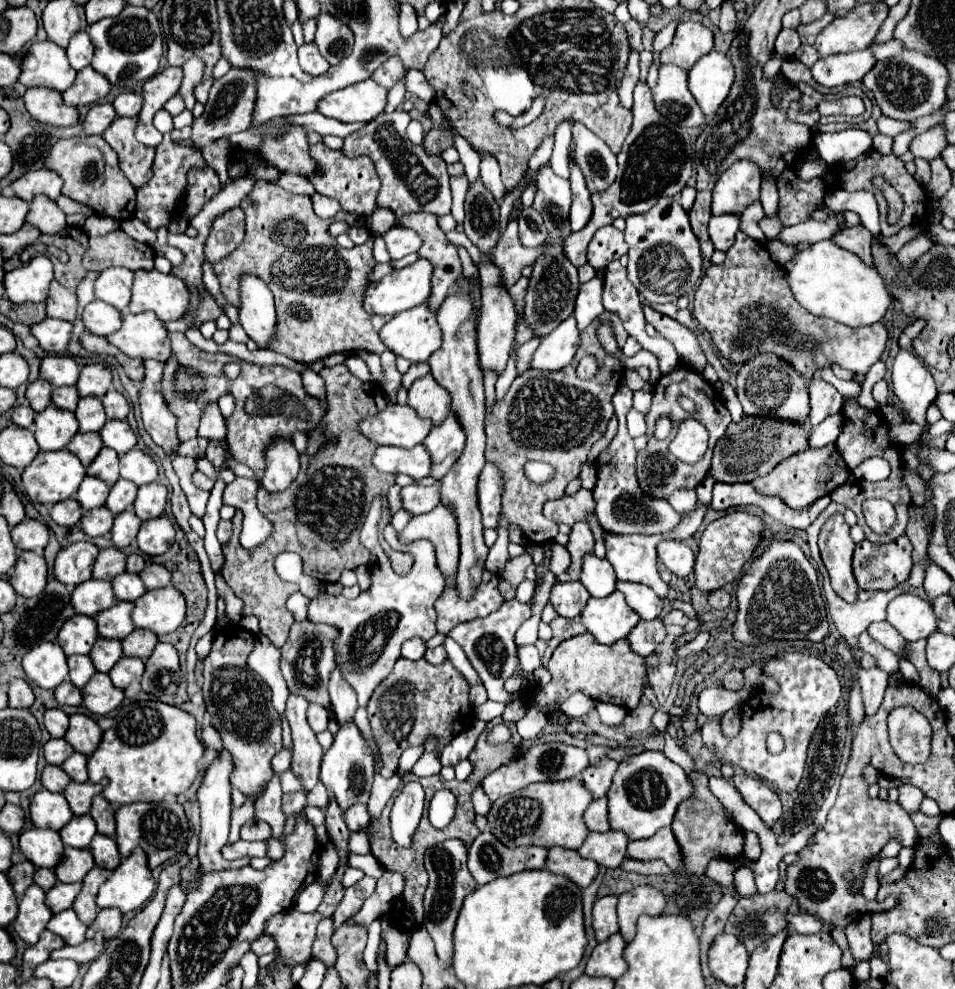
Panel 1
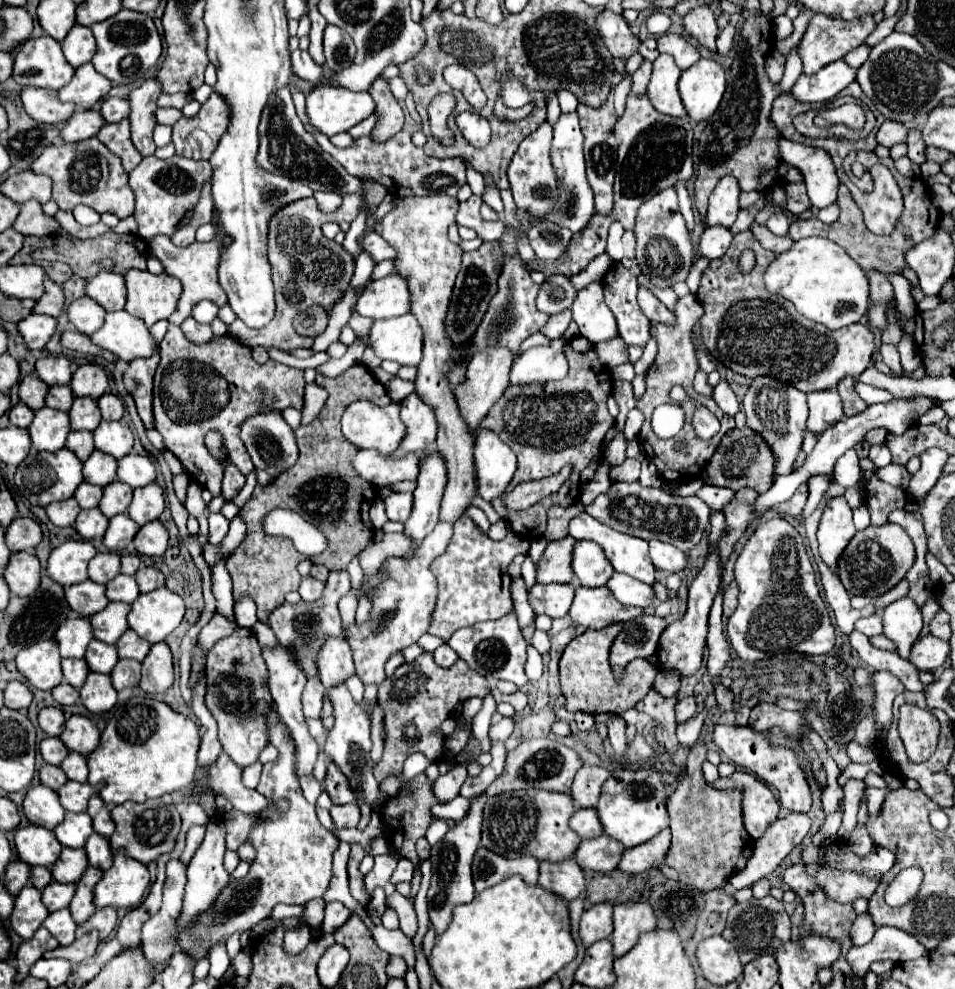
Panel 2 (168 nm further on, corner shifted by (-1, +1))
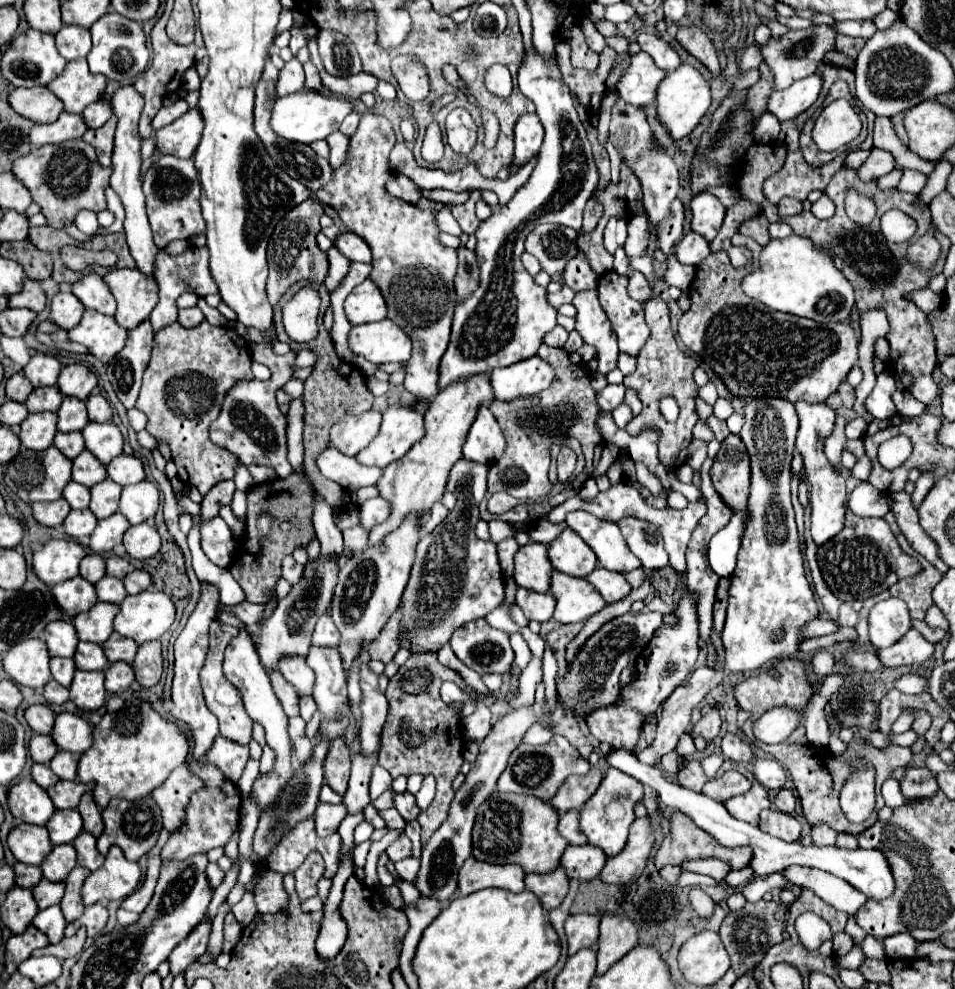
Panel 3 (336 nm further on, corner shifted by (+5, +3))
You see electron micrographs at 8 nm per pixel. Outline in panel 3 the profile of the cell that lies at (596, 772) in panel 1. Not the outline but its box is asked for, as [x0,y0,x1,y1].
[550,767,602,813]

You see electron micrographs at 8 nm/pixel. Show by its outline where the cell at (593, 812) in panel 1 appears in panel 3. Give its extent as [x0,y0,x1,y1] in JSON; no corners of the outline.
[558,811,586,845]

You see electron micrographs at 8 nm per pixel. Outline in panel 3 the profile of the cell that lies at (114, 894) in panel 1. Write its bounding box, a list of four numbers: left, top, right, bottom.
[82,847,140,905]

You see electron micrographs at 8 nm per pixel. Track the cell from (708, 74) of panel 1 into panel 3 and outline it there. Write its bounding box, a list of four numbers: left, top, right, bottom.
[656,65,710,141]

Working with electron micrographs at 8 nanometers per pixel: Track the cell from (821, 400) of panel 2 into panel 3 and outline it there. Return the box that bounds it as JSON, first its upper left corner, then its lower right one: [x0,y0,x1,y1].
[796,403,846,545]

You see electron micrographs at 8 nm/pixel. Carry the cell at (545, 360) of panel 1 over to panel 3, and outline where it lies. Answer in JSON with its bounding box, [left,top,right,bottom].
[490,355,554,401]

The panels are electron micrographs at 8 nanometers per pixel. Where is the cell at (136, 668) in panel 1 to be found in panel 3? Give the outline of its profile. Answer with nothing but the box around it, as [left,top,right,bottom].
[106,661,134,695]

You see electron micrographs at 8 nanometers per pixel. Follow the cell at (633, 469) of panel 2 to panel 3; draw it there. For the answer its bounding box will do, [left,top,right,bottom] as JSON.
[636,463,662,493]

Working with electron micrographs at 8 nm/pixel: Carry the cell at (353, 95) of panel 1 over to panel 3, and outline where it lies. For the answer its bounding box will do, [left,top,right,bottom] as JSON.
[270,89,352,145]

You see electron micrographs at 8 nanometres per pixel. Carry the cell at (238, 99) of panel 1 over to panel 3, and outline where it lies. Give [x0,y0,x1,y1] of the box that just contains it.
[154,109,204,159]

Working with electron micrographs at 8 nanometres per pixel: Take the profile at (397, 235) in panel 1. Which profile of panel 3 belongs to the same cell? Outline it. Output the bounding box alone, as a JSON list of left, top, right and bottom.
[334,231,372,263]

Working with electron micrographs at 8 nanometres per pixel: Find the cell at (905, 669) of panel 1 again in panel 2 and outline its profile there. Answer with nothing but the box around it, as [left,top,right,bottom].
[882,597,922,660]

